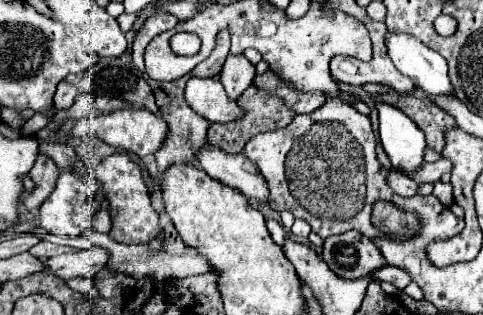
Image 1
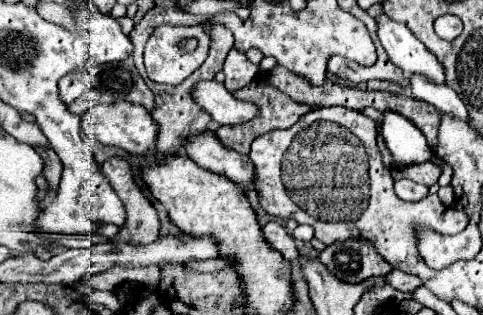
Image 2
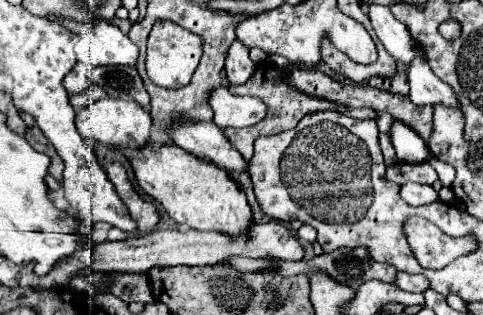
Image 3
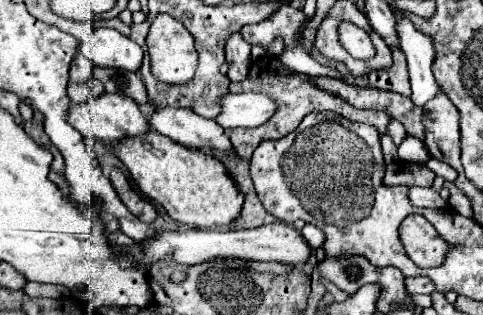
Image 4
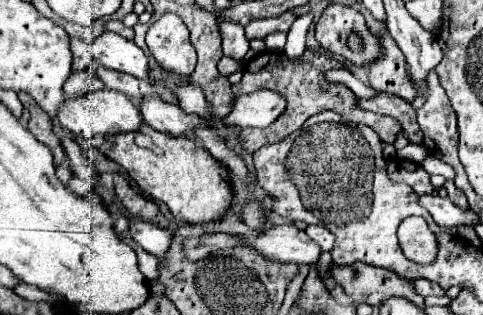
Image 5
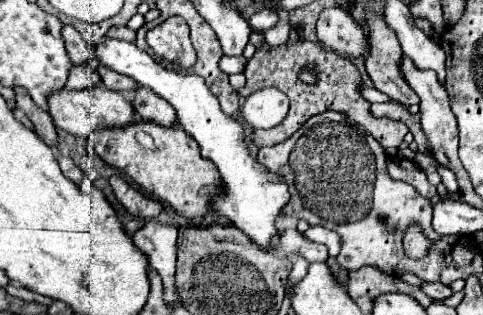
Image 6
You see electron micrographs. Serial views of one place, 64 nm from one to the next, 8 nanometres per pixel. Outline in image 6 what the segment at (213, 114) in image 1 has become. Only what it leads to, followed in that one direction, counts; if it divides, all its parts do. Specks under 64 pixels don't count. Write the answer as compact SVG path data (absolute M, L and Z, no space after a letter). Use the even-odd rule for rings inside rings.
M262 88L248 96L242 118L254 128L274 128L288 114L288 96L278 88Z

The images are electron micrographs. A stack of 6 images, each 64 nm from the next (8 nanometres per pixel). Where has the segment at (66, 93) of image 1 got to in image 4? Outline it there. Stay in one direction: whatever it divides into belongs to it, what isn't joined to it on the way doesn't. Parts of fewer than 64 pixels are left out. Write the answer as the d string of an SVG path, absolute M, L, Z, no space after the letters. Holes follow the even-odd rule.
M76 52L72 66L70 66L70 82L80 82L80 80L88 80L92 76L92 62L88 58L84 58L80 52Z

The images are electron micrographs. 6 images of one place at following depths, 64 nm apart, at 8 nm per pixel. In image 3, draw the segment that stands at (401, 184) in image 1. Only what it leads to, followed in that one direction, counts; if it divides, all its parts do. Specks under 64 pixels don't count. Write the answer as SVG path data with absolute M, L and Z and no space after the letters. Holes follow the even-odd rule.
M408 182L402 186L400 196L412 204L412 206L422 206L422 204L432 204L438 200L438 192L432 186L424 186L424 184L414 184Z

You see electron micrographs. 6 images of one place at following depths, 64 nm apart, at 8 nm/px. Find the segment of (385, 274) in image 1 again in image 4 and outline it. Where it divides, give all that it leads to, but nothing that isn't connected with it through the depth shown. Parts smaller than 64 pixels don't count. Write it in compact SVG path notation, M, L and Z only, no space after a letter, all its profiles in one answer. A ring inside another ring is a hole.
M418 276L418 278L406 278L406 288L410 294L432 294L436 290L436 286L432 284L432 280Z

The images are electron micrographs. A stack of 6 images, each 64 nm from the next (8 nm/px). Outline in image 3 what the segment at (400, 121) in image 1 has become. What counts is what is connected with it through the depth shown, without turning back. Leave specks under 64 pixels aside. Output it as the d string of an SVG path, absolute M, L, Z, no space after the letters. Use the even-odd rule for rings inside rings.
M394 120L390 138L392 138L394 150L396 150L396 156L400 162L416 162L418 164L418 162L426 162L430 158L426 142L416 132L410 132L410 128L400 124L398 120Z

